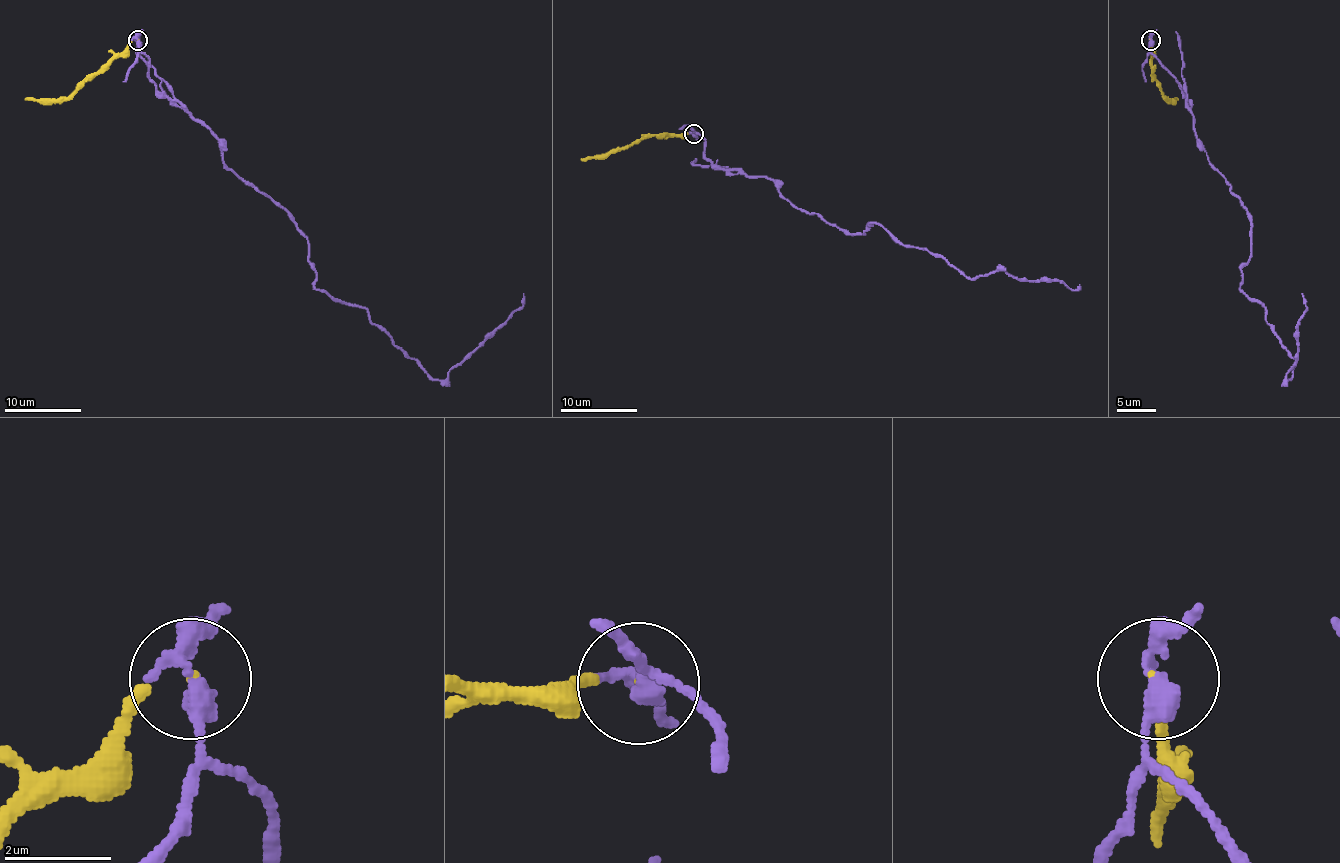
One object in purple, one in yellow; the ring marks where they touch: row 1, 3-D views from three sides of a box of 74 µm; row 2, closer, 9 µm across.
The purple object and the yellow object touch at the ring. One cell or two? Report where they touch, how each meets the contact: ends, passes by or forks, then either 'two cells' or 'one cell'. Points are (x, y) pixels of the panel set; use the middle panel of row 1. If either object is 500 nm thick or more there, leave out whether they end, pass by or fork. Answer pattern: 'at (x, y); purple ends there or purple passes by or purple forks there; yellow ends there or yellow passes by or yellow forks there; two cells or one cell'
at (693, 134); purple passes by; yellow ends there; two cells

